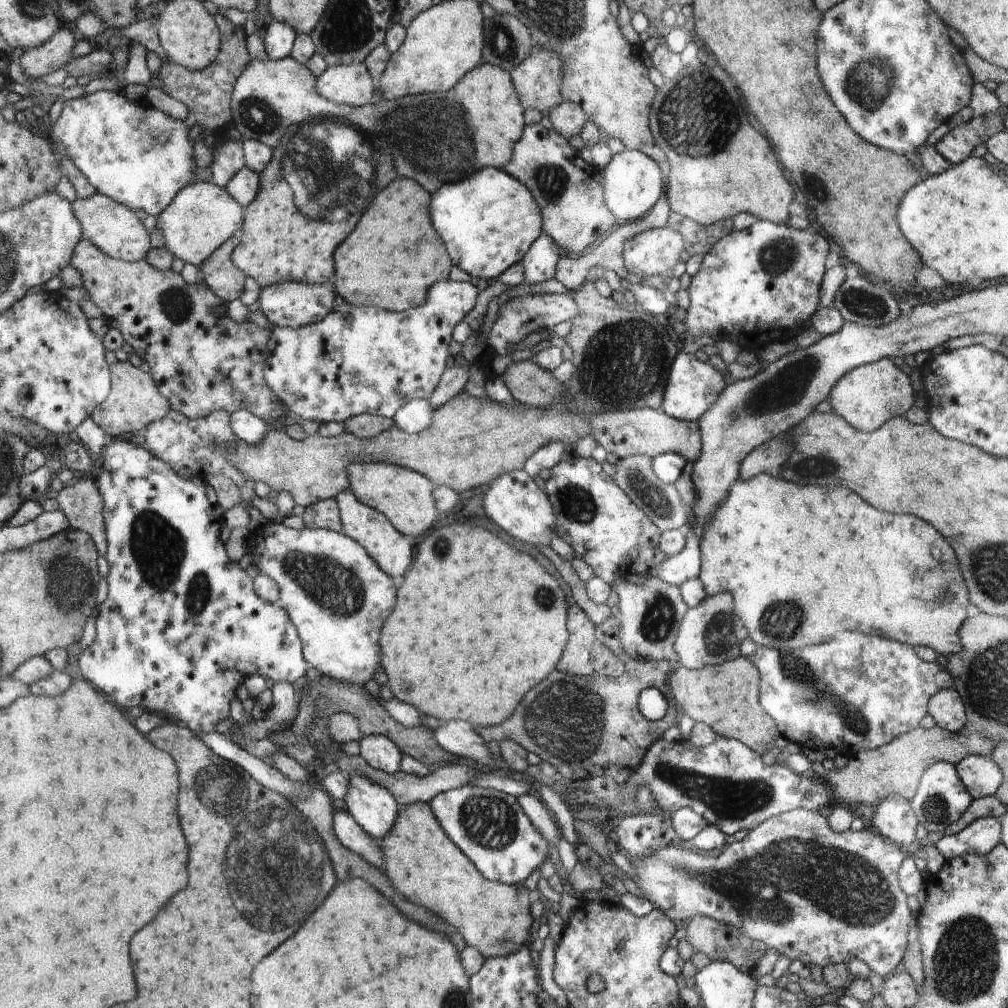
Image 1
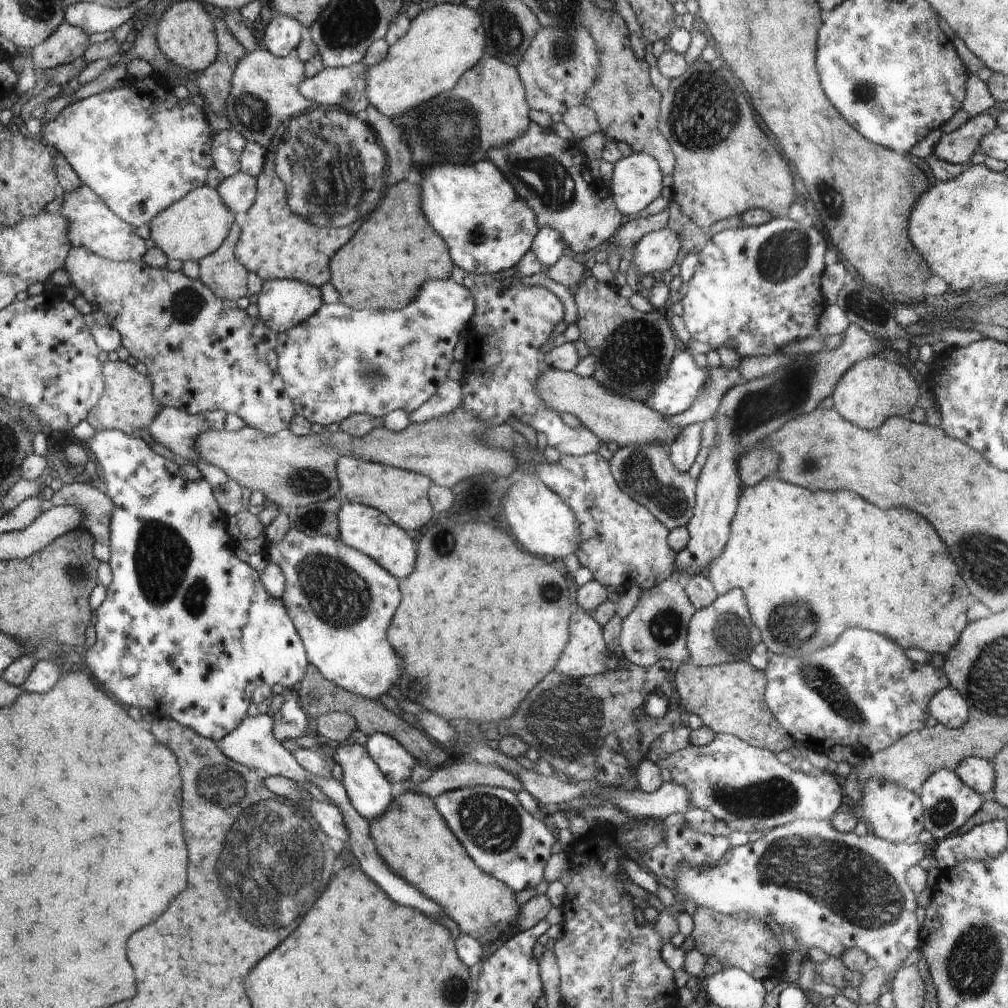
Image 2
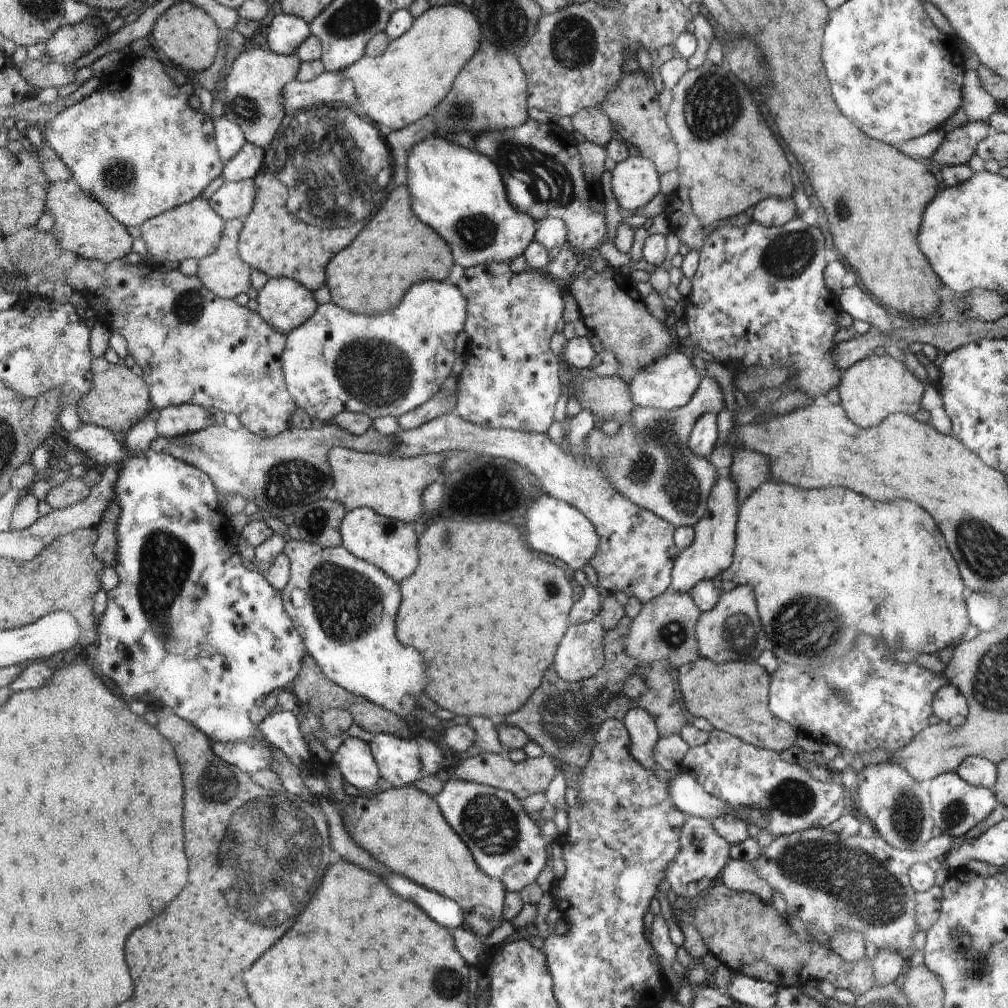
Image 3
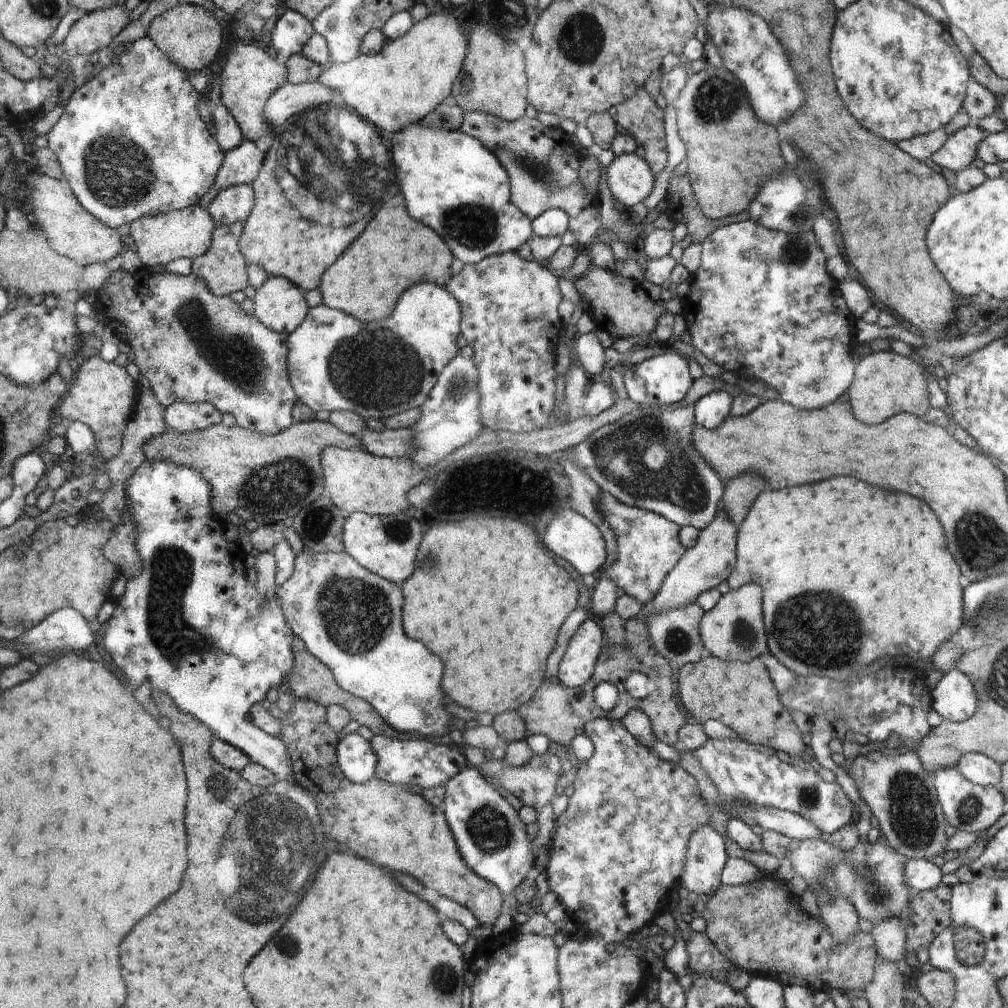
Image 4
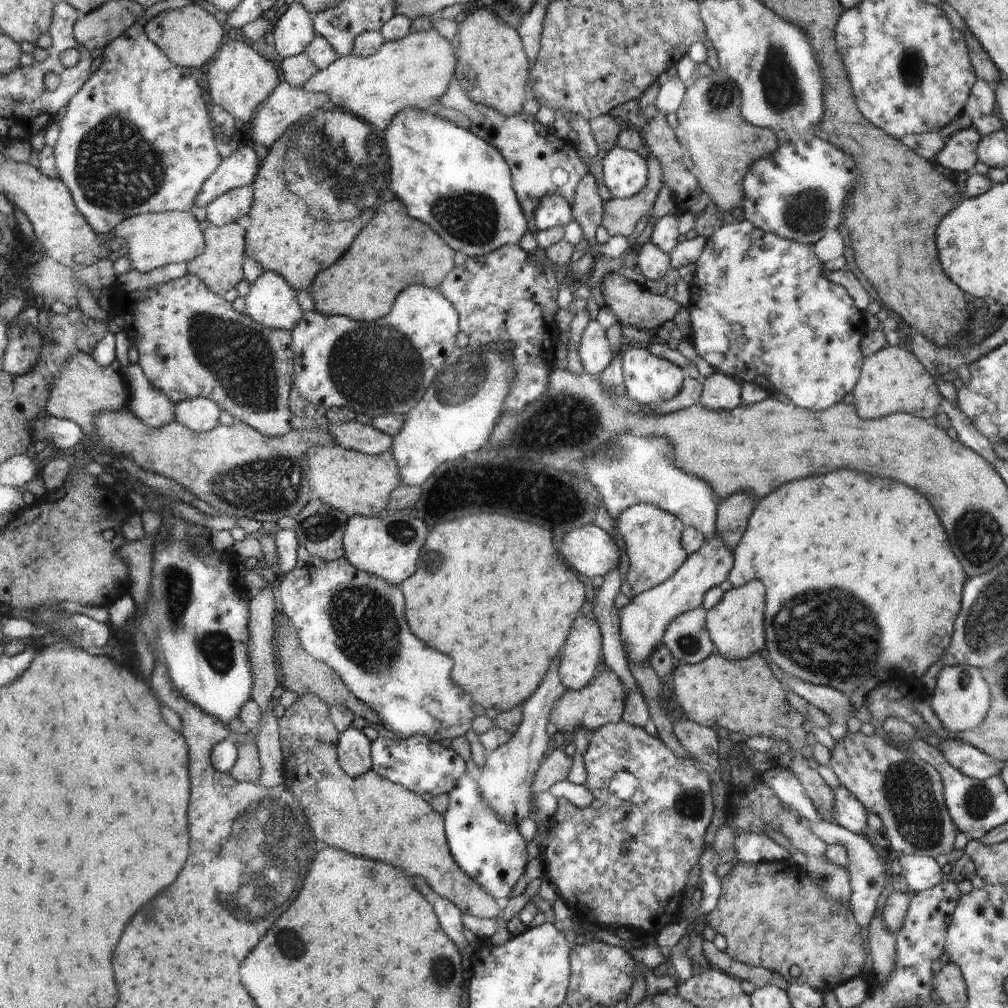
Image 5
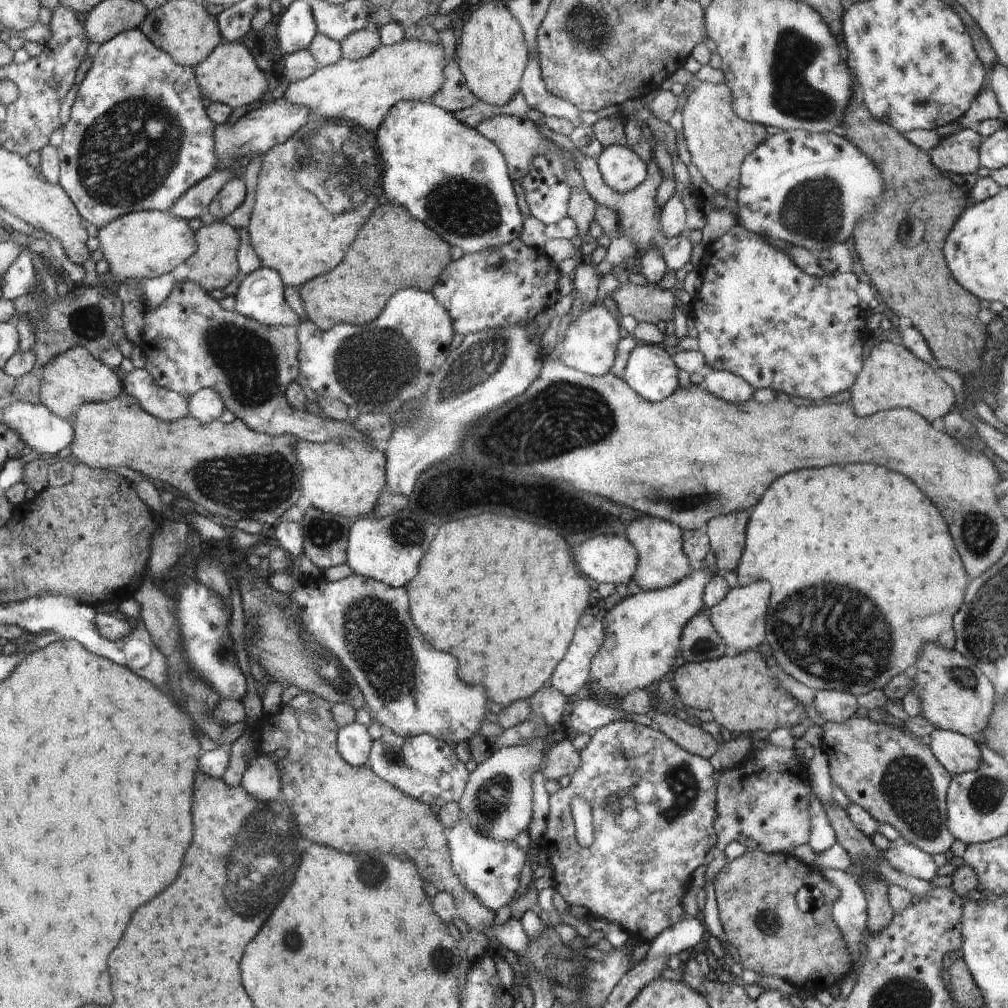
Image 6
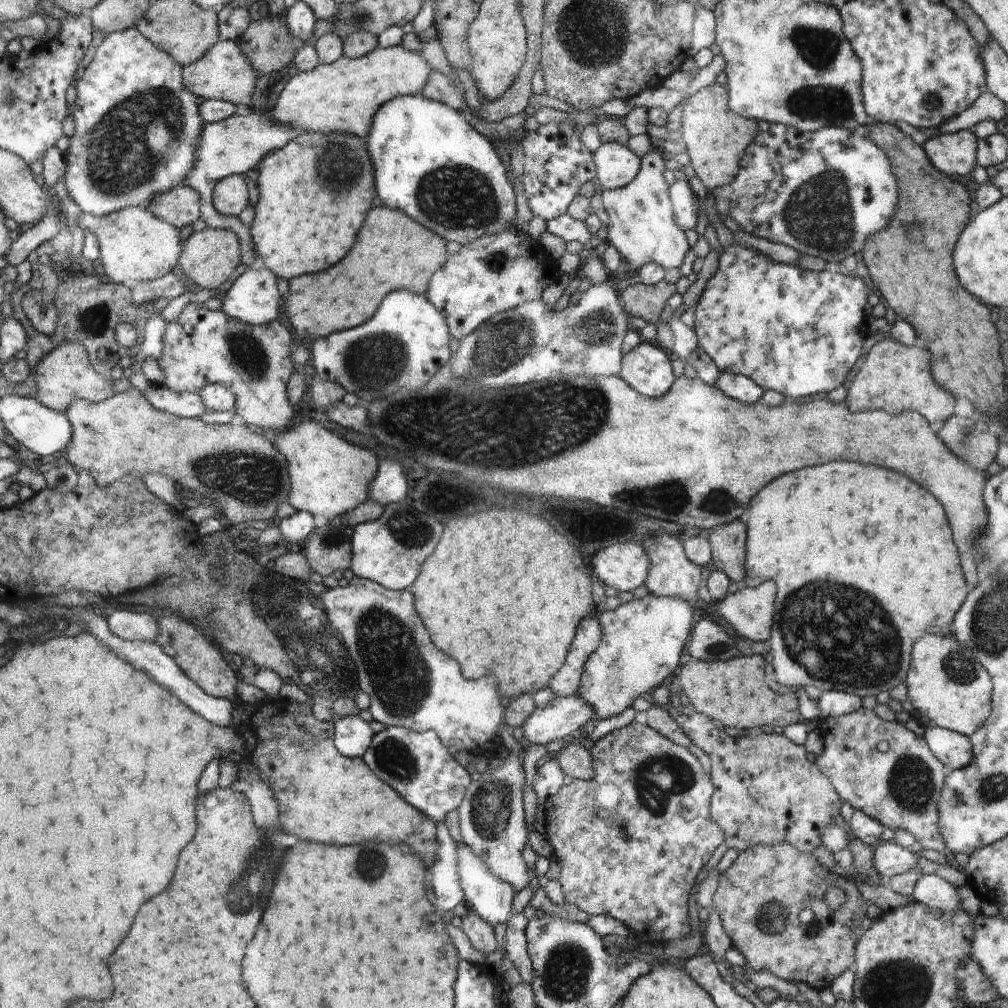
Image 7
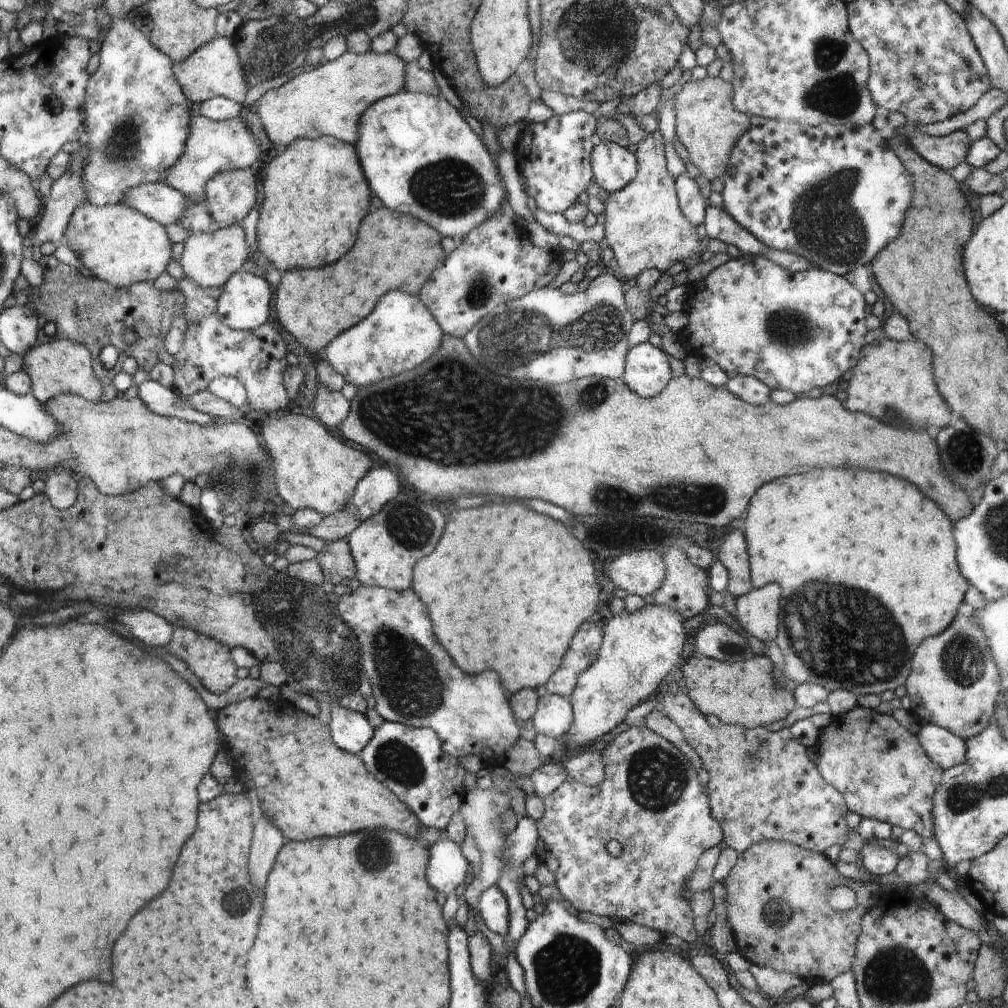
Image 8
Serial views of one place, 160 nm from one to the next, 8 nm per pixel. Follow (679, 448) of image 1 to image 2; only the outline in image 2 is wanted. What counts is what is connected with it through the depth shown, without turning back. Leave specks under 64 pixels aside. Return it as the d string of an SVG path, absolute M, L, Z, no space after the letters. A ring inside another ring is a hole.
M547 369L536 380L536 384L538 396L542 397L546 409L557 411L559 414L564 412L574 415L598 440L606 444L616 443L618 448L652 444L652 442L671 445L684 432L684 428L670 424L666 416L650 408L647 403L612 394L609 389L606 390L604 386L600 386L596 380L578 376L572 371Z

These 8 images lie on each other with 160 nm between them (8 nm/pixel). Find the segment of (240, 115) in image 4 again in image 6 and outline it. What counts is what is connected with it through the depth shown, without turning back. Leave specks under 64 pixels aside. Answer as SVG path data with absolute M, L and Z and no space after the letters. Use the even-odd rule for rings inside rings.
M222 41L208 59L193 67L193 73L208 102L227 104L231 109L252 106L256 100L260 100L264 90L268 90L264 71L256 66L242 41Z

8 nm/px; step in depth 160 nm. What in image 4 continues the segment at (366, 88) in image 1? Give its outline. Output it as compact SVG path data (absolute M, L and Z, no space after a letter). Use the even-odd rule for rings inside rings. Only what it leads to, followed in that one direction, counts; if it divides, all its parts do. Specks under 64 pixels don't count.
M287 82L274 92L266 108L266 118L280 130L286 120L298 114L341 100L341 93L320 82L291 84Z

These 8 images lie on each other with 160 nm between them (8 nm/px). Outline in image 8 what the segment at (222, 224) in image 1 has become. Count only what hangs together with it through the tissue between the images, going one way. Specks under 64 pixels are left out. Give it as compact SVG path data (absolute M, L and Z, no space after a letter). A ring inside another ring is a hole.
M90 202L80 204L73 212L65 234L80 268L90 270L92 276L115 287L152 283L166 270L172 258L172 244L160 223L122 203L102 206Z

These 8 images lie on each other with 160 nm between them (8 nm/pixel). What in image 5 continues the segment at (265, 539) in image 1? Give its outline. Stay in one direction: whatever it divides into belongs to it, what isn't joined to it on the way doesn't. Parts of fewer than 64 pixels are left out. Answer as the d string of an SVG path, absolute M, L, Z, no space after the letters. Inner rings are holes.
M340 557L329 562L327 567L312 564L294 567L284 576L284 580L275 583L275 588L280 592L282 612L289 616L300 633L306 652L334 668L353 695L365 701L377 713L381 727L391 730L398 738L424 735L439 743L449 743L470 730L474 720L472 696L452 684L450 656L428 648L422 640L410 634L404 618L400 584L358 570L345 557Z

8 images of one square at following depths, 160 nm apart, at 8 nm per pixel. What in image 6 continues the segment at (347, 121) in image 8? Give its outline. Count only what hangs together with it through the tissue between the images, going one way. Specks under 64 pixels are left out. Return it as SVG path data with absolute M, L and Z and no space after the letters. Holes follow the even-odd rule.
M416 40L395 45L380 45L374 52L358 60L344 57L299 81L292 81L283 96L297 105L310 108L313 117L349 120L368 133L375 133L385 122L385 116L402 101L430 101L445 77L442 46Z

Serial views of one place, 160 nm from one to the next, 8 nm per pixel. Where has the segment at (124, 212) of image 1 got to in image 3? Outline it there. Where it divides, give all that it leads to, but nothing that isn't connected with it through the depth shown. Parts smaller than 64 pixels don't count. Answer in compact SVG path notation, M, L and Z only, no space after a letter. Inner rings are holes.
M72 180L52 183L49 186L49 199L46 212L54 218L53 233L60 246L74 252L80 259L96 259L109 263L123 259L132 250L132 236L126 226L113 217L99 202L92 200Z

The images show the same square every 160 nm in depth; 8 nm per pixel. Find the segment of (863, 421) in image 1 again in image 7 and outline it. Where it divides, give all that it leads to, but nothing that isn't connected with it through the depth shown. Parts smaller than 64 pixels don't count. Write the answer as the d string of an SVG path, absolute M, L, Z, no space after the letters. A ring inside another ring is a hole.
M890 338L876 342L865 357L848 390L850 412L886 410L890 414L900 414L912 410L924 416L930 424L938 422L938 427L954 415L956 398L932 379L928 350L906 346Z

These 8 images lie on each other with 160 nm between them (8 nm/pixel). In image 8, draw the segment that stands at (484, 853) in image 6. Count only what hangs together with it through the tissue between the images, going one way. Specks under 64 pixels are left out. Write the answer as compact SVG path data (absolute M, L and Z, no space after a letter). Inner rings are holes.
M496 885L487 888L480 895L479 913L492 932L504 938L508 936L511 923L508 898Z

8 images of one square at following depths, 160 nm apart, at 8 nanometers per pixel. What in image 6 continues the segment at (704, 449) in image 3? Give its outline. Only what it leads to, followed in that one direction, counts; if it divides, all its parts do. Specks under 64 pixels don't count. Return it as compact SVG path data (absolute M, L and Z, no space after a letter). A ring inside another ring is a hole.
M716 369L705 376L702 388L705 388L715 397L728 402L750 400L755 391L755 388L750 386L740 375Z

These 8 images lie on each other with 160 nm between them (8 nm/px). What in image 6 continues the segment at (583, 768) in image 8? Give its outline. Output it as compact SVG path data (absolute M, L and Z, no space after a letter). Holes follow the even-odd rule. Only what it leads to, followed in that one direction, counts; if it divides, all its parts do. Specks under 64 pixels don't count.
M571 741L549 743L547 747L547 762L543 775L546 779L559 780L562 776L572 776L581 763L579 751L573 748Z

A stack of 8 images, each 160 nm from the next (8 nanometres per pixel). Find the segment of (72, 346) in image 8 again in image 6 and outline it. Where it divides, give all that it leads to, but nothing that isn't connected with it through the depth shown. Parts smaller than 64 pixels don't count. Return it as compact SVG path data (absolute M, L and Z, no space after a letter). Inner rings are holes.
M75 346L51 360L42 379L42 404L63 419L70 420L74 411L84 402L106 402L122 394L123 384L116 374L102 361L94 357L89 349Z

